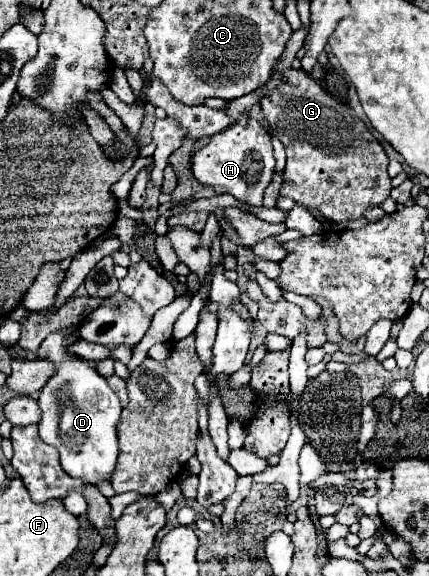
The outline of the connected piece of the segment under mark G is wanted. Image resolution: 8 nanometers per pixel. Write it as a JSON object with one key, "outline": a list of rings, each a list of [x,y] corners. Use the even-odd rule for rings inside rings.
{"outline":[[[287,70],[279,80],[279,88],[261,100],[261,108],[271,124],[271,132],[285,144],[287,166],[281,196],[293,198],[305,208],[317,208],[331,222],[345,222],[361,218],[371,206],[379,206],[391,192],[391,178],[387,174],[387,154],[375,140],[369,128],[353,114],[347,104],[333,102],[333,98],[303,70]]]}

